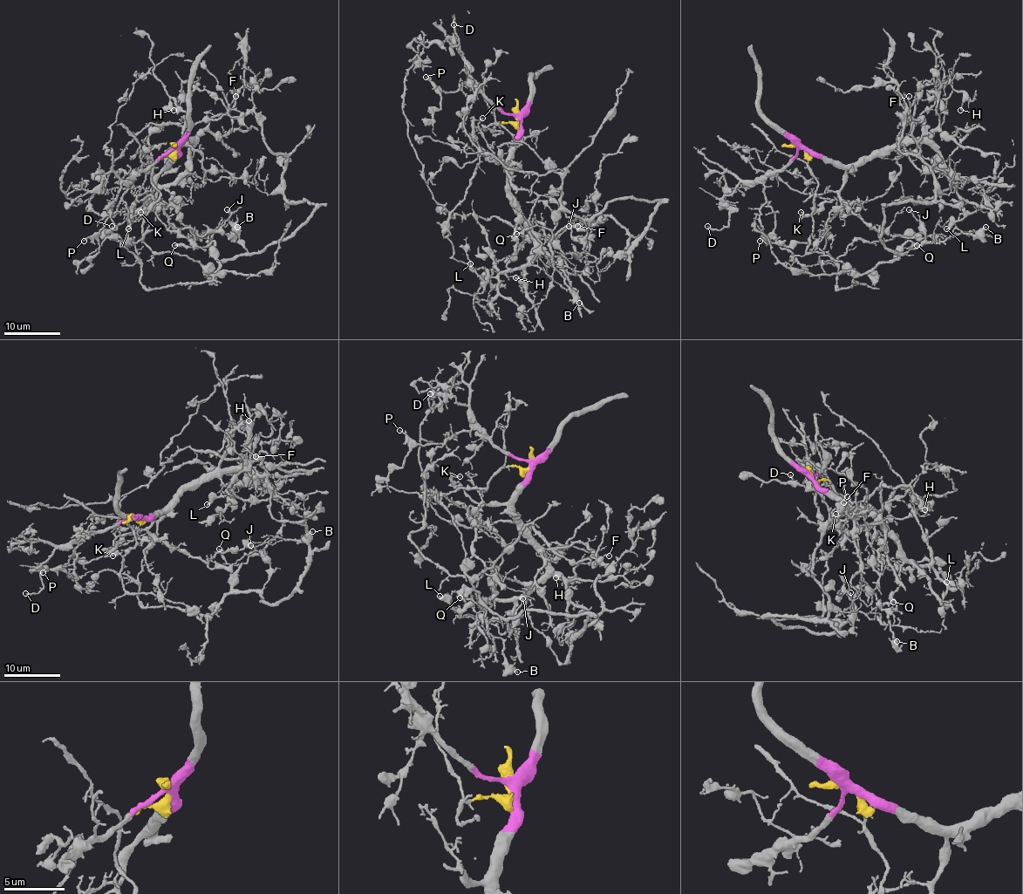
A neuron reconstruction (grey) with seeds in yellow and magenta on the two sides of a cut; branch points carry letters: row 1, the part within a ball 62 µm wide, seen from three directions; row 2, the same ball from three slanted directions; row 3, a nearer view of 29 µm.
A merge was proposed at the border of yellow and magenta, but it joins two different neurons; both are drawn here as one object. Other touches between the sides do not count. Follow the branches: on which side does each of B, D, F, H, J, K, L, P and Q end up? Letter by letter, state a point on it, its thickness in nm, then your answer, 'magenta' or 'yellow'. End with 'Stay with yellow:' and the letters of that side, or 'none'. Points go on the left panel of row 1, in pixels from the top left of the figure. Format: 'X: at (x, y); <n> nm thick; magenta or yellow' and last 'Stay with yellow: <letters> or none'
B: at (237, 227); 240 nm thick; yellow
D: at (112, 226); 180 nm thick; magenta
F: at (235, 96); 120 nm thick; magenta
H: at (173, 110); 220 nm thick; magenta
J: at (227, 209); 130 nm thick; yellow
K: at (140, 212); 120 nm thick; magenta
L: at (128, 228); 320 nm thick; magenta
P: at (84, 241); 120 nm thick; magenta
Q: at (174, 245); 260 nm thick; yellow
Stay with yellow: B, J, Q

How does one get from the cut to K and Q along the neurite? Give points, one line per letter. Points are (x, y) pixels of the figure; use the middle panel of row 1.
K: (517, 119), (517, 141), (502, 162), (484, 151), (476, 141), (474, 121), (483, 119)
Q: (517, 119), (495, 126), (493, 133), (501, 131), (484, 130), (501, 126), (562, 182), (555, 226), (515, 235)

